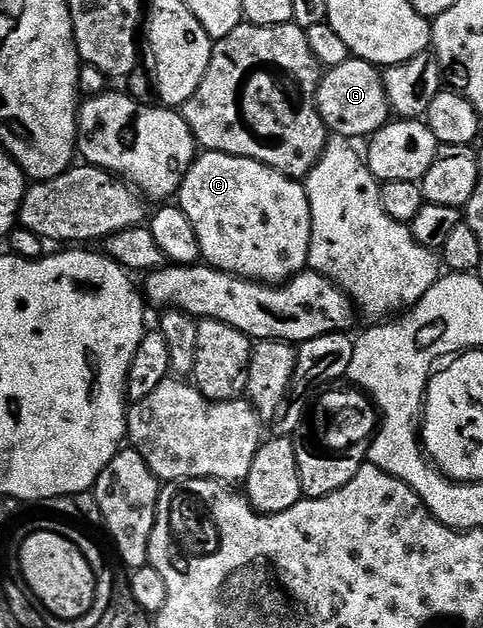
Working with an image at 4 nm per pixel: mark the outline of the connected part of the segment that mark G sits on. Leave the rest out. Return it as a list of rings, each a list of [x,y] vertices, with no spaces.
[[[354,56],[345,60],[345,64],[330,67],[320,77],[319,91],[315,99],[321,120],[328,131],[348,140],[370,139],[371,135],[376,134],[393,118],[382,73],[372,62]]]

